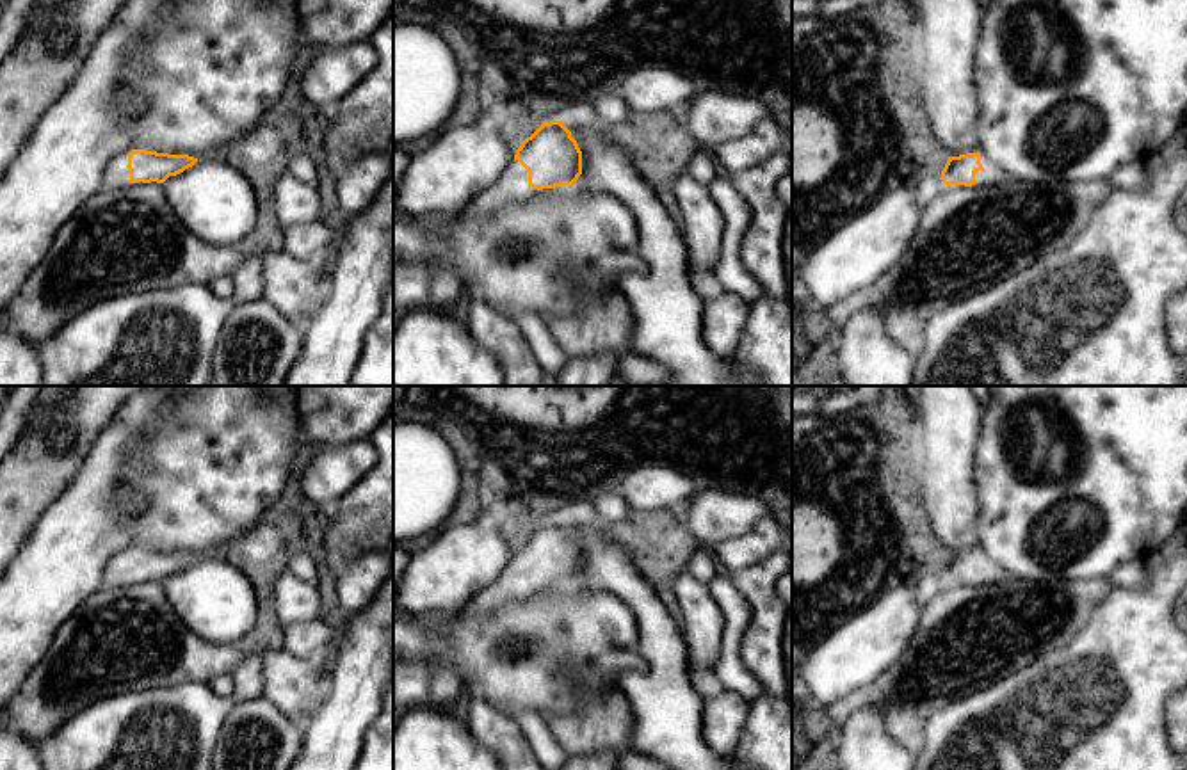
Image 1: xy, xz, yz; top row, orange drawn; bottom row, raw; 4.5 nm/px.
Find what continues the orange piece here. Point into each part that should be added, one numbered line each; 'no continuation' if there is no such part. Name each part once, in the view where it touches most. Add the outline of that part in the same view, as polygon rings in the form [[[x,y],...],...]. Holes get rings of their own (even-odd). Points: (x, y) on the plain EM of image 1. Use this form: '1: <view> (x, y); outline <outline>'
1: yz (990, 569); outline [[[981,553],[981,562],[982,562],[982,569],[977,569],[975,571],[975,578],[977,580],[988,580],[988,578],[1004,578],[1007,576],[998,565],[995,565],[989,558],[986,558],[982,553]]]

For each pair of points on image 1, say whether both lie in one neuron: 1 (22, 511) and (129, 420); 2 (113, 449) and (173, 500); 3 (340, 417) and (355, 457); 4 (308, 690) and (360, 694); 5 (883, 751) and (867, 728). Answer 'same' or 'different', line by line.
1: same
2: different
3: different
4: different
5: same

